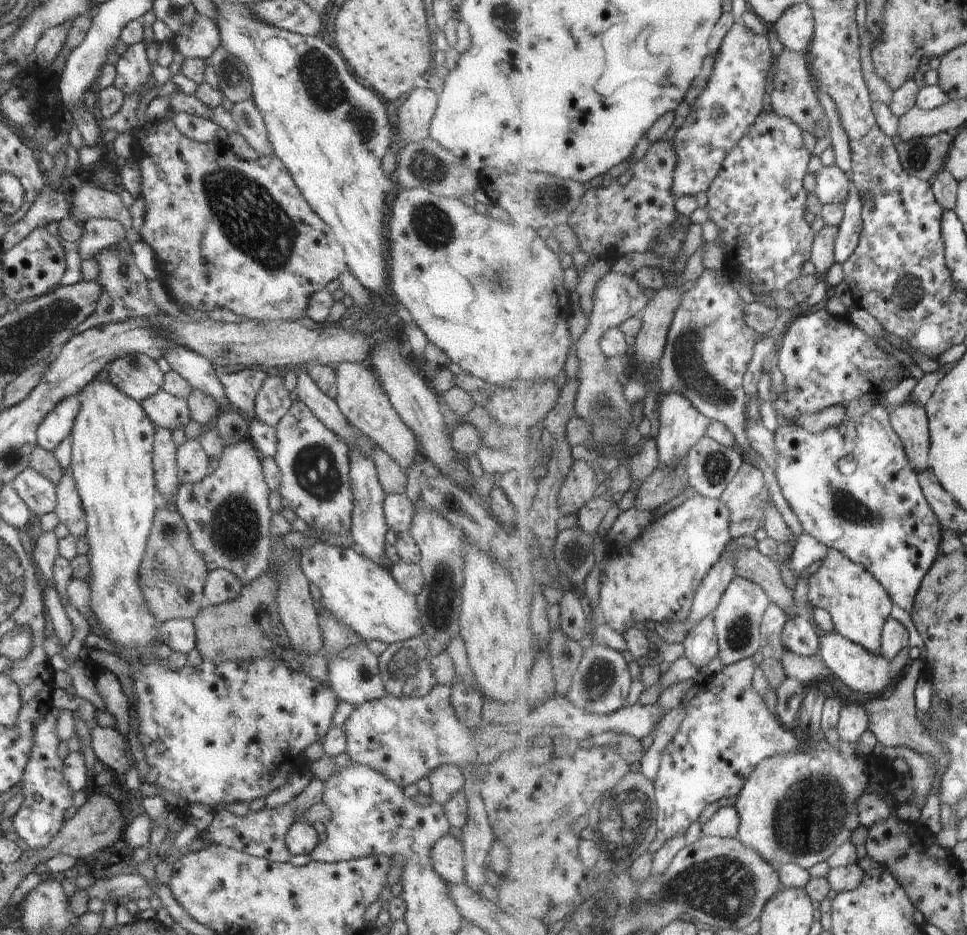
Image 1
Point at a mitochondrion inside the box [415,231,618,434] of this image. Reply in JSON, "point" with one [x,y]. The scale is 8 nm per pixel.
{"point":[500,283]}

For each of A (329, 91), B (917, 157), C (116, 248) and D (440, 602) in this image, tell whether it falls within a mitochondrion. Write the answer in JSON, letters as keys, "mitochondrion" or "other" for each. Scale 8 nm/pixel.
{"A":"mitochondrion","B":"mitochondrion","C":"other","D":"mitochondrion"}

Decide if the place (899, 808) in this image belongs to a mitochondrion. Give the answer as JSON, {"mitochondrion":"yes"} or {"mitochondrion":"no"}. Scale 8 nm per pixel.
{"mitochondrion":"no"}

